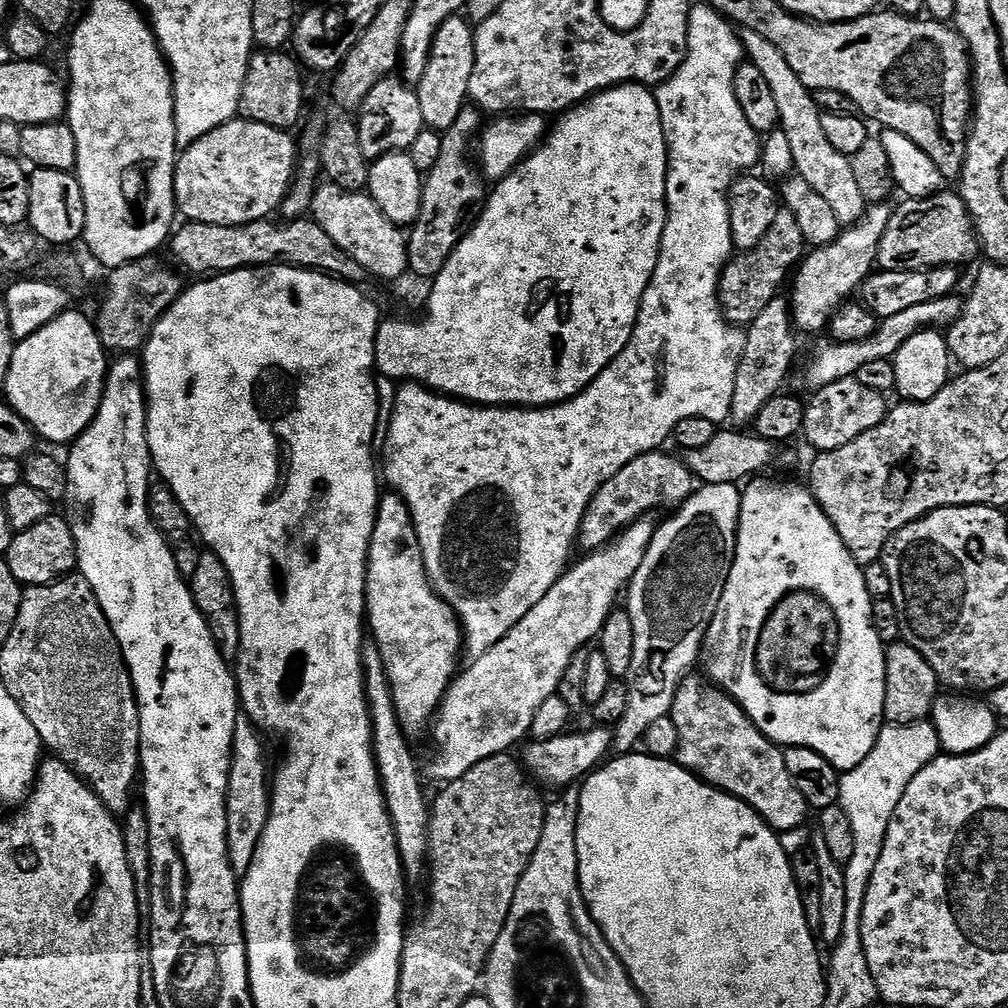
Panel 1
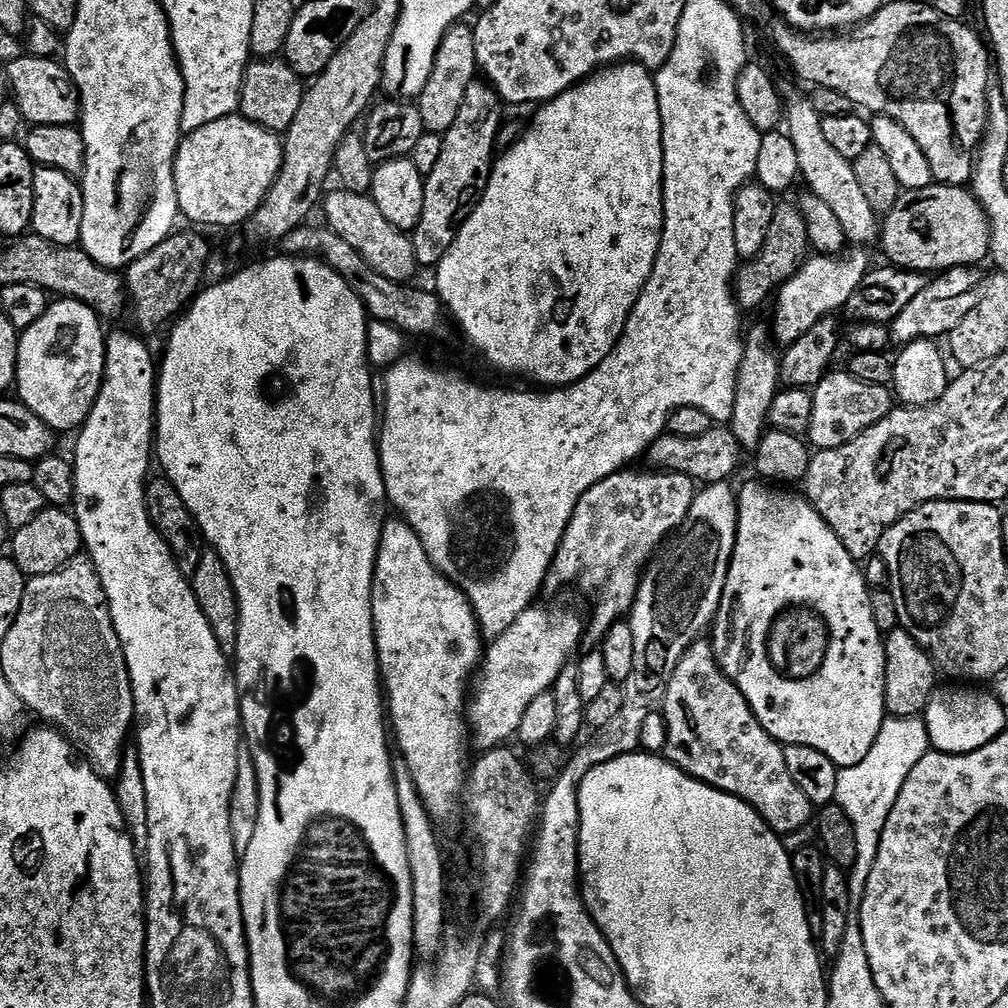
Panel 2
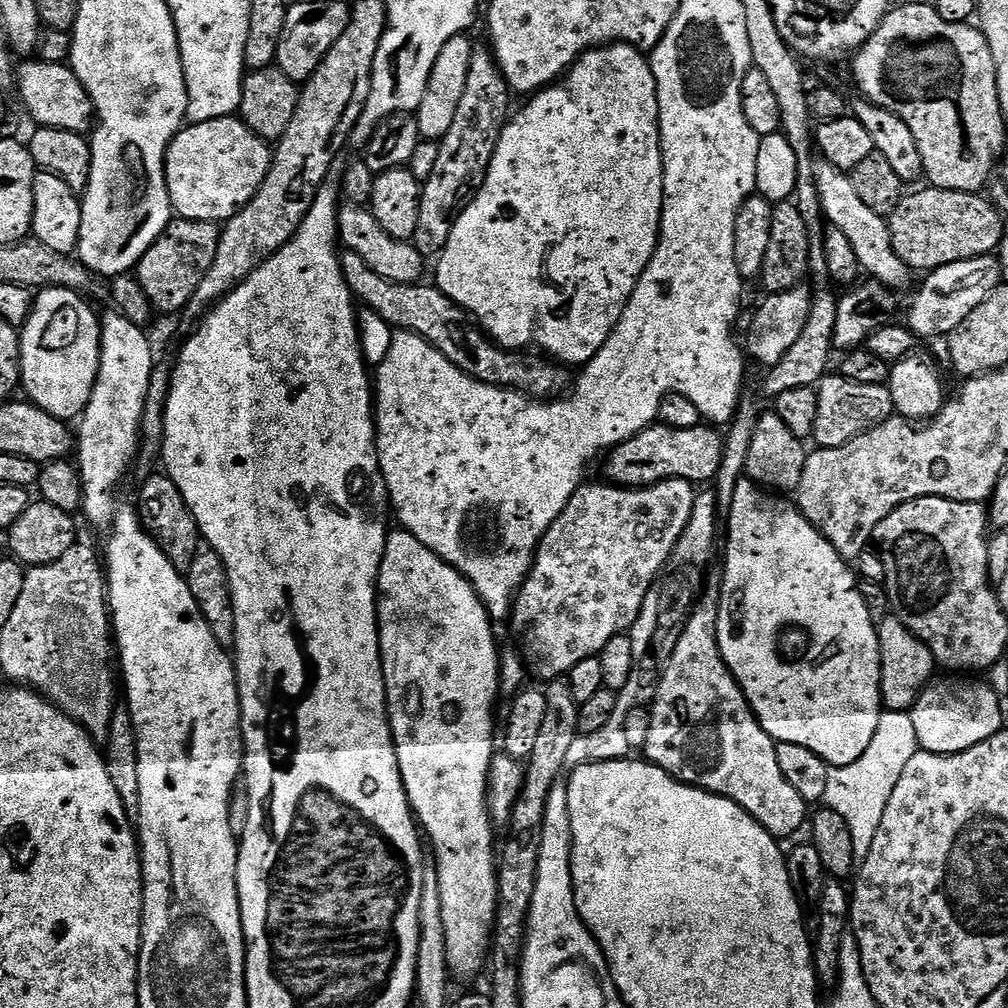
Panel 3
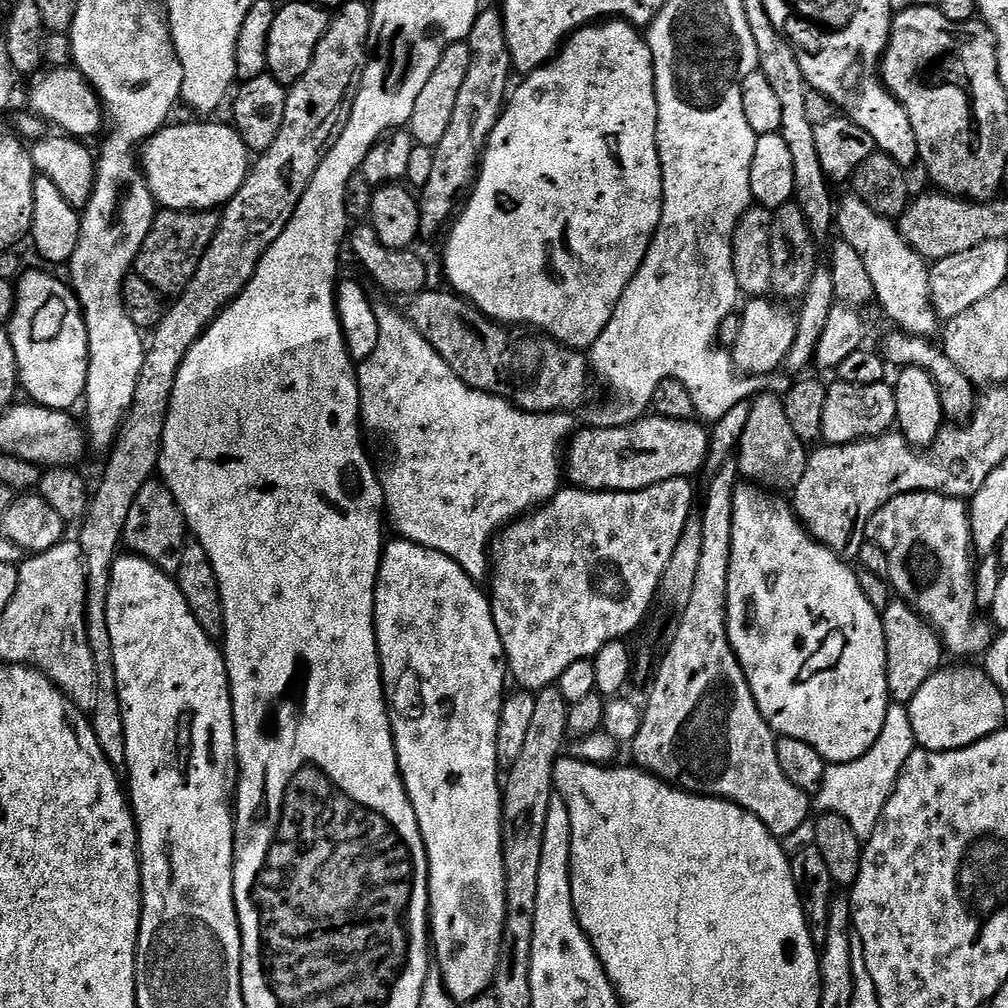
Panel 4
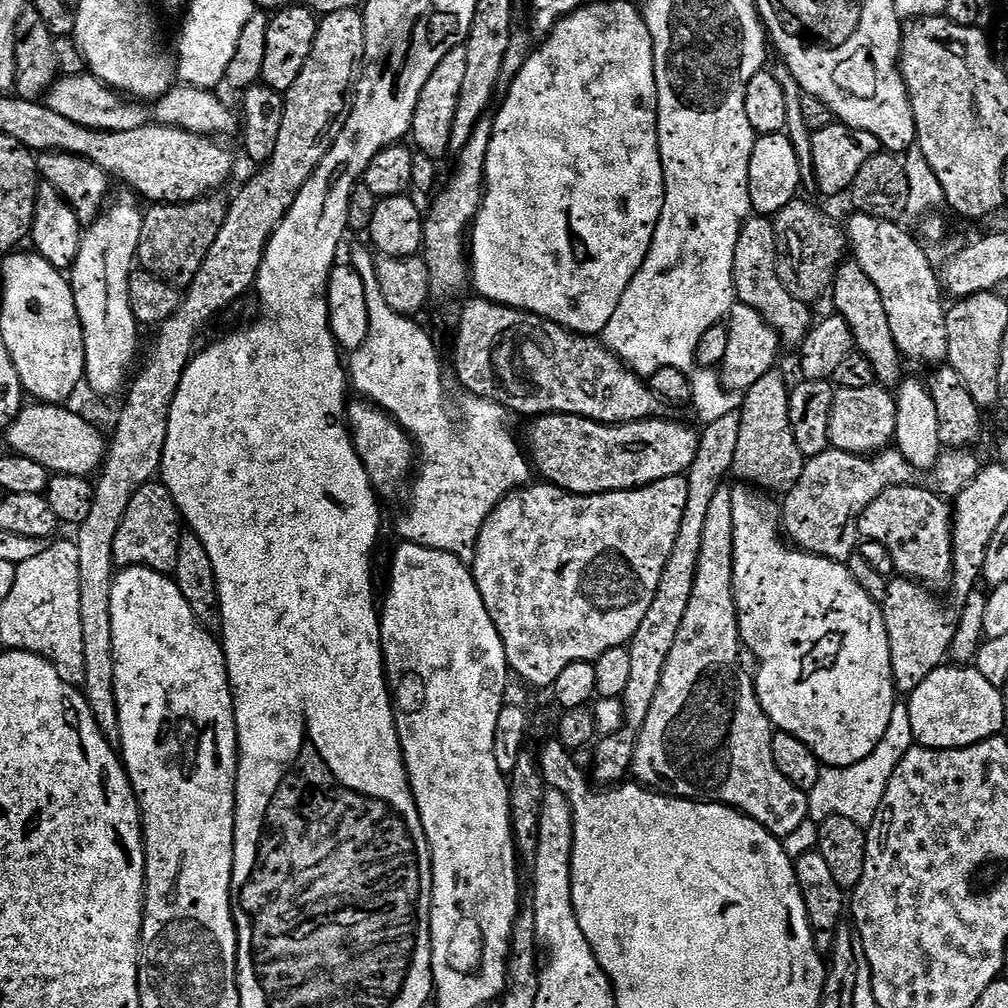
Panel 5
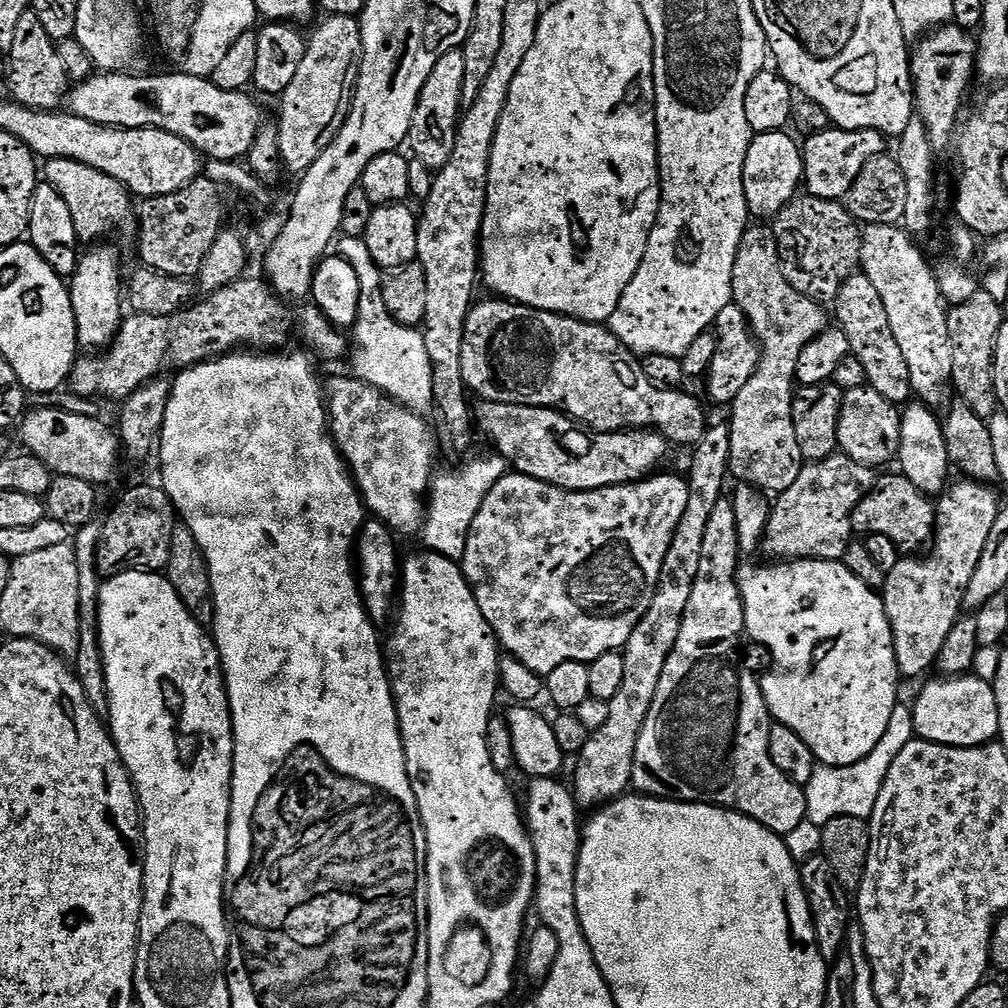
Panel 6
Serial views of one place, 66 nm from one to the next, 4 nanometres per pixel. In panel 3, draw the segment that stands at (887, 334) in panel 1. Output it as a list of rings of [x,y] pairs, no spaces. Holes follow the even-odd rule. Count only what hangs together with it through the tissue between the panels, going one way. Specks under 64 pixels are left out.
[[[995,255],[966,258],[962,262],[950,262],[950,266],[935,268],[923,277],[924,285],[916,292],[908,308],[906,328],[921,341],[932,340],[935,336],[947,338],[952,331],[970,315],[970,310],[982,306],[991,292],[1001,287],[1000,262]]]

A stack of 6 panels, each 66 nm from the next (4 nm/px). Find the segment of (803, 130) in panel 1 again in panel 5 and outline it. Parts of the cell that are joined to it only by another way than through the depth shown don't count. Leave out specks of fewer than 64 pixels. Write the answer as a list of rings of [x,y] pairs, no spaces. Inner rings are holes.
[[[856,212],[846,223],[850,252],[862,270],[866,270],[870,282],[878,286],[878,294],[882,294],[882,306],[886,306],[886,318],[890,318],[890,330],[900,355],[909,361],[921,360],[924,364],[940,366],[948,358],[942,281],[919,239],[900,227],[904,226]]]

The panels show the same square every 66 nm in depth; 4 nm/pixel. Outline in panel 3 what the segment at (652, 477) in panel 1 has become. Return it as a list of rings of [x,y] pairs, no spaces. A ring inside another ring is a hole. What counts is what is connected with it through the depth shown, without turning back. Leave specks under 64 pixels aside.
[[[664,480],[660,484],[649,484],[647,488],[633,489],[604,484],[588,482],[573,494],[566,508],[558,514],[558,518],[550,526],[548,533],[542,537],[539,546],[536,547],[536,554],[528,577],[520,585],[520,591],[515,593],[512,601],[510,624],[513,624],[518,631],[524,632],[524,644],[528,647],[529,657],[527,656],[527,659],[530,661],[531,671],[533,668],[544,682],[567,677],[568,671],[574,666],[578,666],[578,662],[591,656],[599,656],[606,646],[606,642],[610,642],[610,638],[627,633],[631,629],[632,623],[638,618],[642,602],[646,598],[650,586],[659,576],[660,569],[670,558],[678,538],[682,538],[682,530],[686,530],[686,522],[690,522],[690,510],[694,510],[694,502],[698,495],[697,489],[689,480]]]

